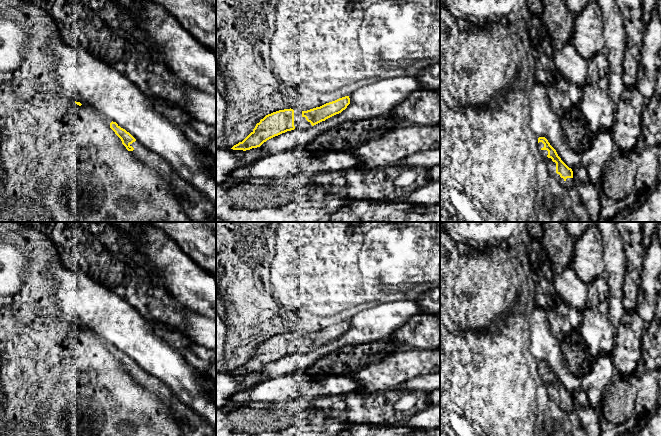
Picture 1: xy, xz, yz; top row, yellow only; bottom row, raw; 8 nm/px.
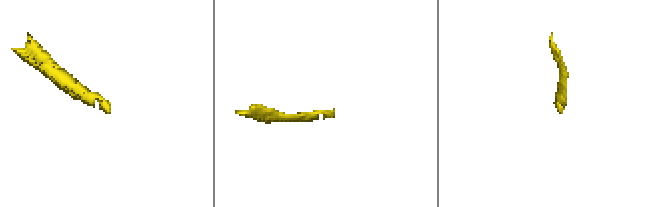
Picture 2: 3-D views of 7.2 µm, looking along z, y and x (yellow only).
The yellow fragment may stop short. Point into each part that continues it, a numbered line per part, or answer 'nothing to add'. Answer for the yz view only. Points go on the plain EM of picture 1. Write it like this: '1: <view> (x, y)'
1: yz (551, 390)

